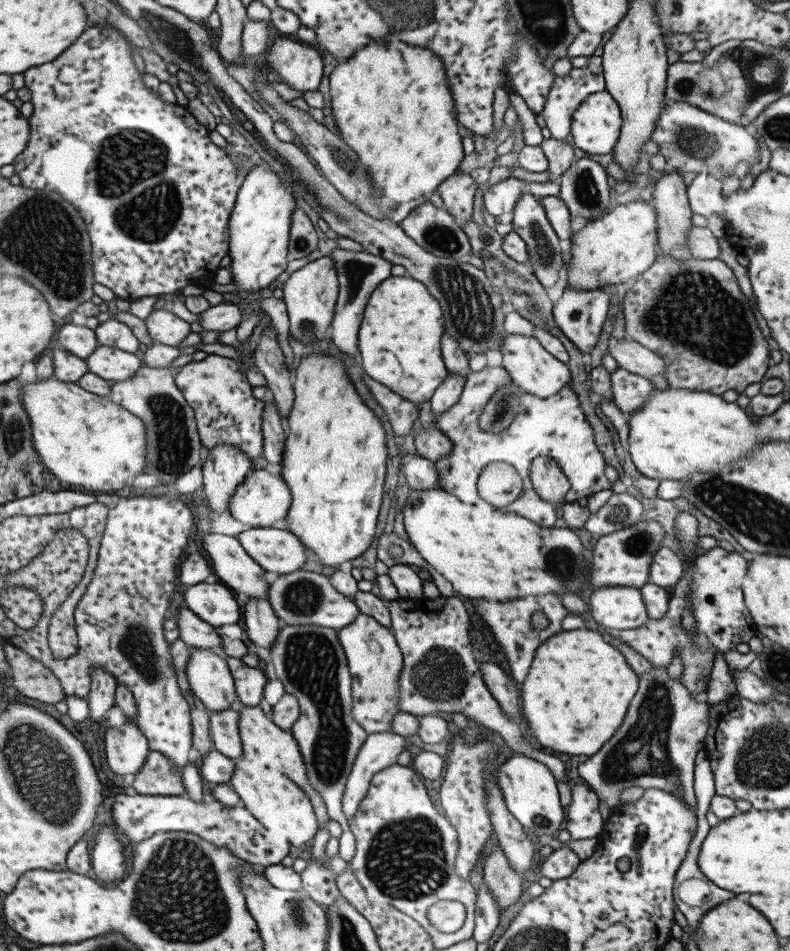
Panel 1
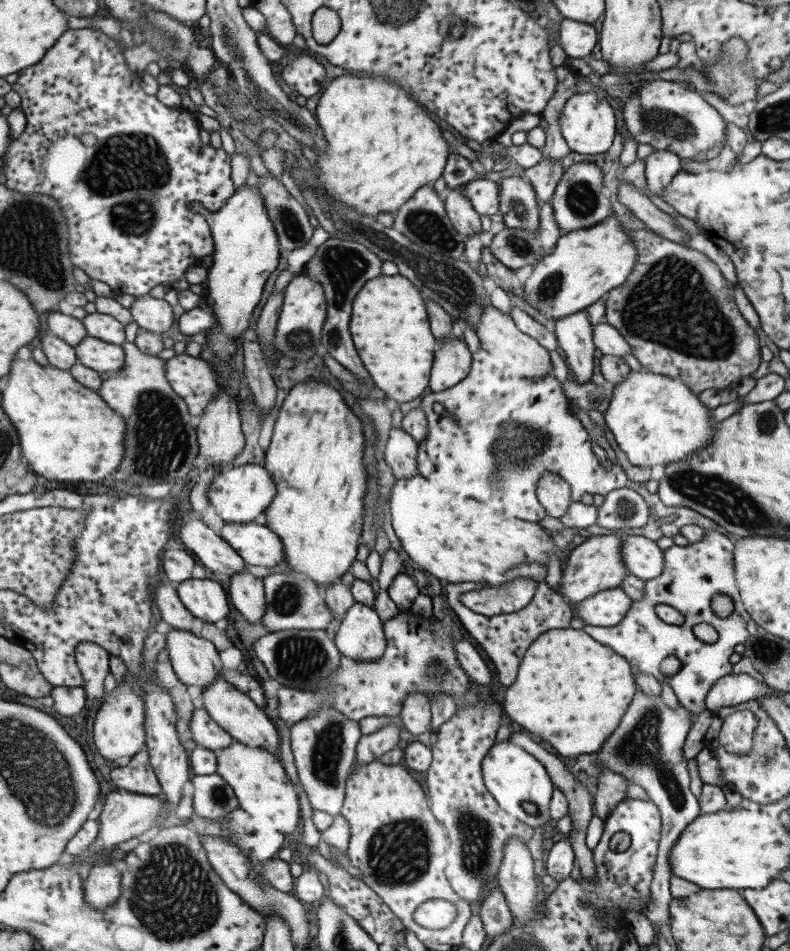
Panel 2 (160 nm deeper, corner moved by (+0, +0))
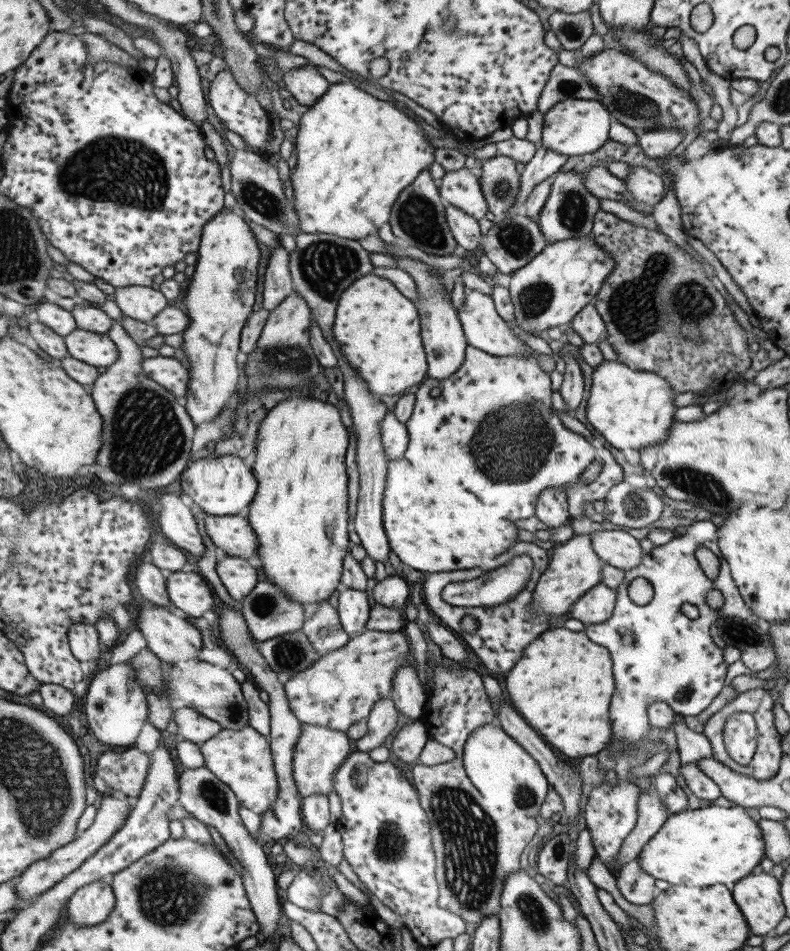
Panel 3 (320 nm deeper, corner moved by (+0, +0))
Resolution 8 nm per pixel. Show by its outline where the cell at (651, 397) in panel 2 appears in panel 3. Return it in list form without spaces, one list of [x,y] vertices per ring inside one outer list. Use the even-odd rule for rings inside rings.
[[[604,360],[597,366],[592,367],[591,384],[589,384],[589,397],[585,400],[585,420],[604,439],[619,451],[631,450],[639,452],[639,448],[653,448],[665,442],[669,427],[675,423],[673,418],[677,409],[673,405],[672,394],[675,393],[670,386],[657,374],[653,372],[643,372],[641,370],[629,368],[617,360]]]

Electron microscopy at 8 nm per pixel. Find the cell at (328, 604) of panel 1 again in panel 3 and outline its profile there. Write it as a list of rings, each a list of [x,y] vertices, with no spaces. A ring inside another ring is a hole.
[[[257,581],[255,586],[241,600],[241,614],[255,642],[263,642],[274,636],[295,631],[302,627],[309,612],[298,602],[293,602],[284,592],[268,581]]]

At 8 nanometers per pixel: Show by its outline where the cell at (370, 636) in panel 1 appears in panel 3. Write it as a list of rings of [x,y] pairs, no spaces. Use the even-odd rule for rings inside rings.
[[[340,586],[338,591],[339,594],[337,596],[336,611],[340,625],[342,626],[342,629],[348,634],[349,638],[357,636],[361,631],[365,630],[363,625],[369,616],[370,607],[367,603],[367,596],[365,595],[365,591],[347,588],[345,586]]]

